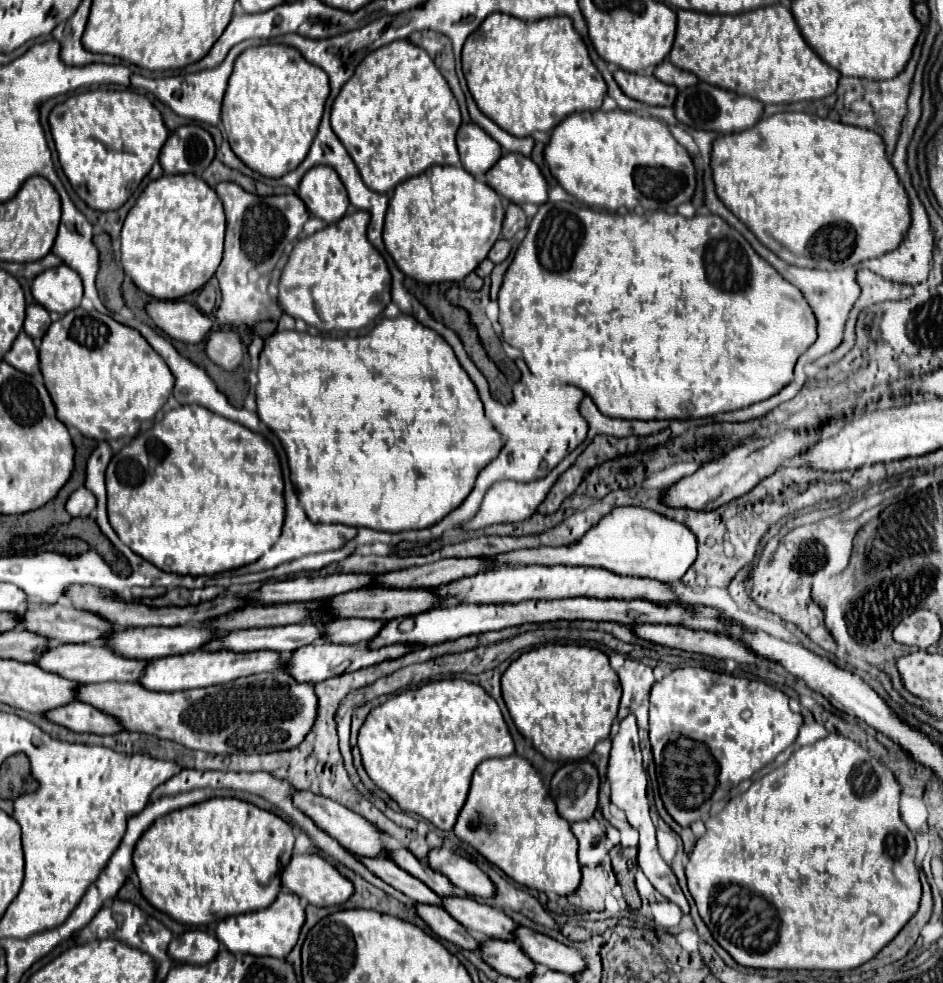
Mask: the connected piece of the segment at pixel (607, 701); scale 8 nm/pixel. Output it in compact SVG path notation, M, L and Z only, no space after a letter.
M546 644L524 652L506 668L502 676L502 696L518 732L530 740L540 754L554 762L572 762L586 758L598 742L610 736L622 690L618 674L608 664L608 656L598 648Z

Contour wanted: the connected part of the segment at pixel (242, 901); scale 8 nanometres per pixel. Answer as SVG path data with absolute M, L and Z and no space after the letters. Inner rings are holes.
M210 798L206 802L188 806L188 808L180 808L174 812L168 812L166 816L162 816L160 820L156 820L140 838L140 842L136 844L134 850L134 872L140 878L140 890L142 894L148 898L148 902L152 906L156 906L158 910L170 914L174 920L182 922L182 924L190 924L190 926L202 926L202 924L210 924L218 918L228 918L228 916L236 916L236 914L246 914L246 912L254 912L260 908L266 908L268 904L272 904L276 900L276 896L280 894L282 882L280 882L280 872L284 868L284 862L288 860L286 856L292 856L292 848L294 848L294 832L292 826L282 820L280 816L262 810L246 800L238 800L238 798Z

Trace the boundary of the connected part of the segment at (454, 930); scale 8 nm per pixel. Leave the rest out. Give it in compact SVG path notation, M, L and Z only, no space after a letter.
M416 904L420 918L440 936L446 938L454 944L458 944L460 948L478 952L480 950L480 942L468 934L466 928L460 928L460 924L456 924L456 920L452 920L452 916L448 916L448 912L444 912L444 908L438 906L426 906L426 904Z

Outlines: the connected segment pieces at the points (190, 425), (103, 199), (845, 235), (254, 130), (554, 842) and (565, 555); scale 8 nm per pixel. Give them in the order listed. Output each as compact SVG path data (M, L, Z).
M198 404L166 412L162 422L114 454L106 490L108 518L120 540L160 570L176 574L218 574L256 562L280 538L286 516L282 468L270 440Z
M90 90L70 96L50 112L58 158L74 192L94 210L118 210L140 186L170 132L158 108L130 90Z
M782 112L782 114L774 114L770 118L762 118L754 128L718 136L718 140L714 142L714 148L712 148L712 172L714 172L714 182L716 182L716 194L720 196L720 200L754 232L754 236L766 248L770 248L778 256L782 254L780 258L794 266L808 266L808 268L818 268L818 270L842 270L852 264L860 264L864 260L882 256L884 252L896 250L900 246L900 240L904 240L904 236L908 234L910 222L912 222L906 188L900 184L896 170L892 170L890 158L884 148L884 140L880 140L880 136L876 136L876 132L866 132L864 128L856 128L852 124L840 124L834 120L826 120L816 114Z
M264 44L244 50L234 62L222 104L222 124L234 154L266 178L296 170L318 132L328 94L328 76L308 64L296 48Z
M522 756L490 758L476 768L454 832L526 888L568 896L580 886L576 836L558 816L540 772Z
M618 506L606 514L594 528L590 528L578 542L558 548L532 548L532 550L514 550L508 554L494 556L498 564L568 564L568 566L594 566L620 576L640 576L650 580L672 582L684 576L684 572L696 560L696 536L694 532L654 510L642 506Z

